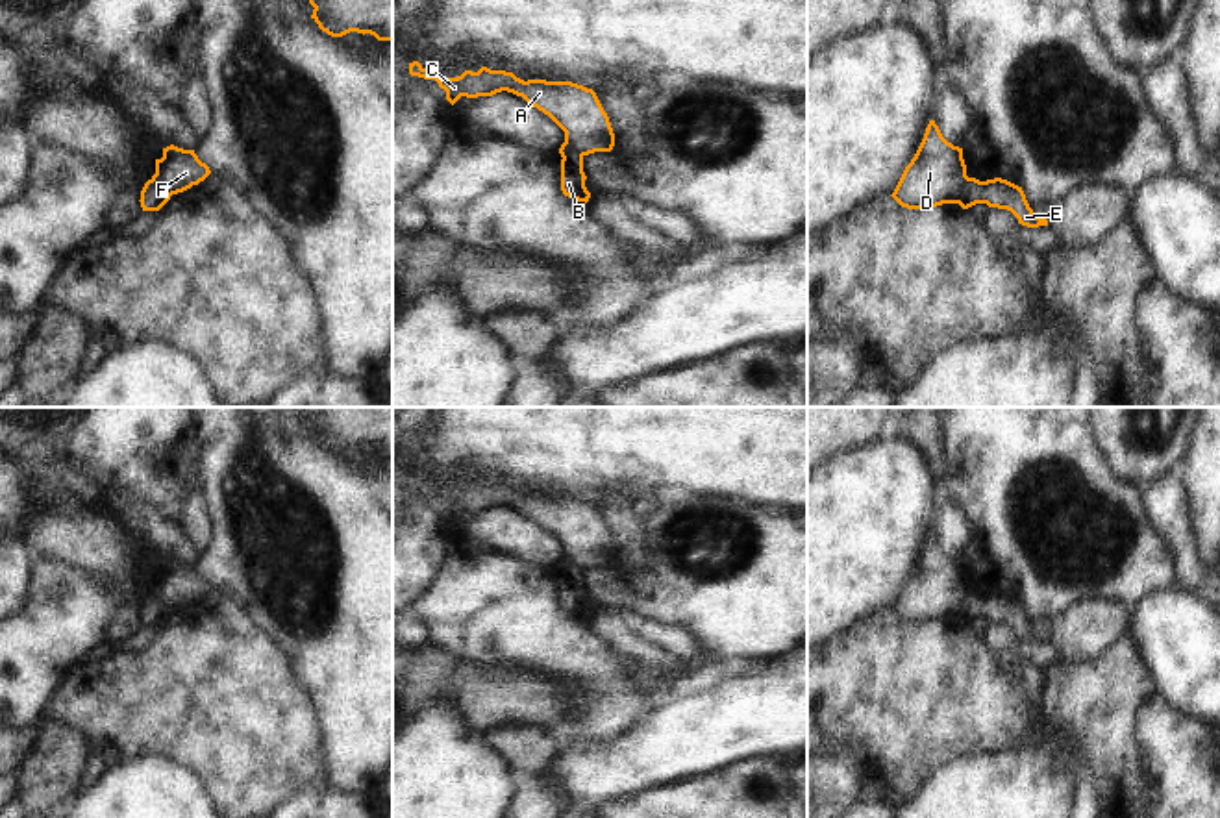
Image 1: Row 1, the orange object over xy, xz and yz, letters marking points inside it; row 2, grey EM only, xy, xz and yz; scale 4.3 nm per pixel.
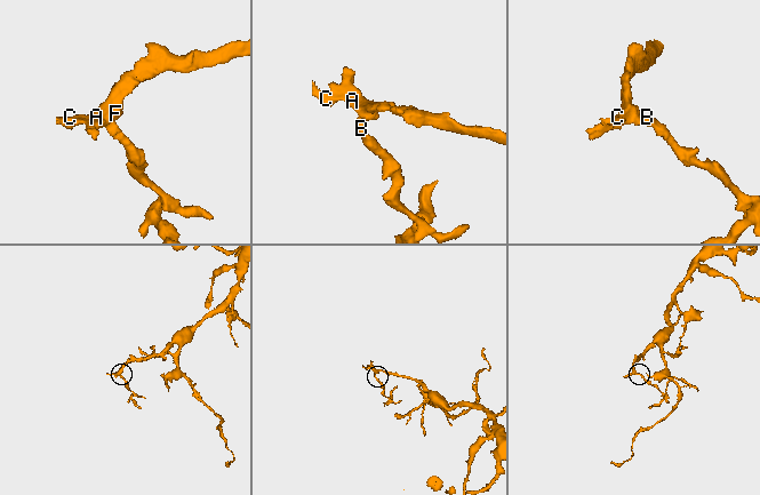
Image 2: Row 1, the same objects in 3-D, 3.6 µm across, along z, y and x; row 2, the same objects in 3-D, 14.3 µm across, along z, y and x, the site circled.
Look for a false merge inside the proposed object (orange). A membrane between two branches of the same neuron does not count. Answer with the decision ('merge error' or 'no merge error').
merge error

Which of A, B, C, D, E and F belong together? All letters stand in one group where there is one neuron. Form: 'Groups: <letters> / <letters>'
Groups: A C D F / B E.

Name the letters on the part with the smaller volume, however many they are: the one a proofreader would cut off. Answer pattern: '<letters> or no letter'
B, E

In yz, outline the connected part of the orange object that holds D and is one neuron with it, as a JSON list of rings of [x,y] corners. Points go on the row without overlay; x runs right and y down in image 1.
[[[929,535],[915,572],[890,611],[907,624],[957,618],[966,594],[963,563],[948,557],[935,535]]]

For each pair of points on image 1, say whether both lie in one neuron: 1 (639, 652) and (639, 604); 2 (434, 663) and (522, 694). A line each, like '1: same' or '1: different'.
1: different
2: same

